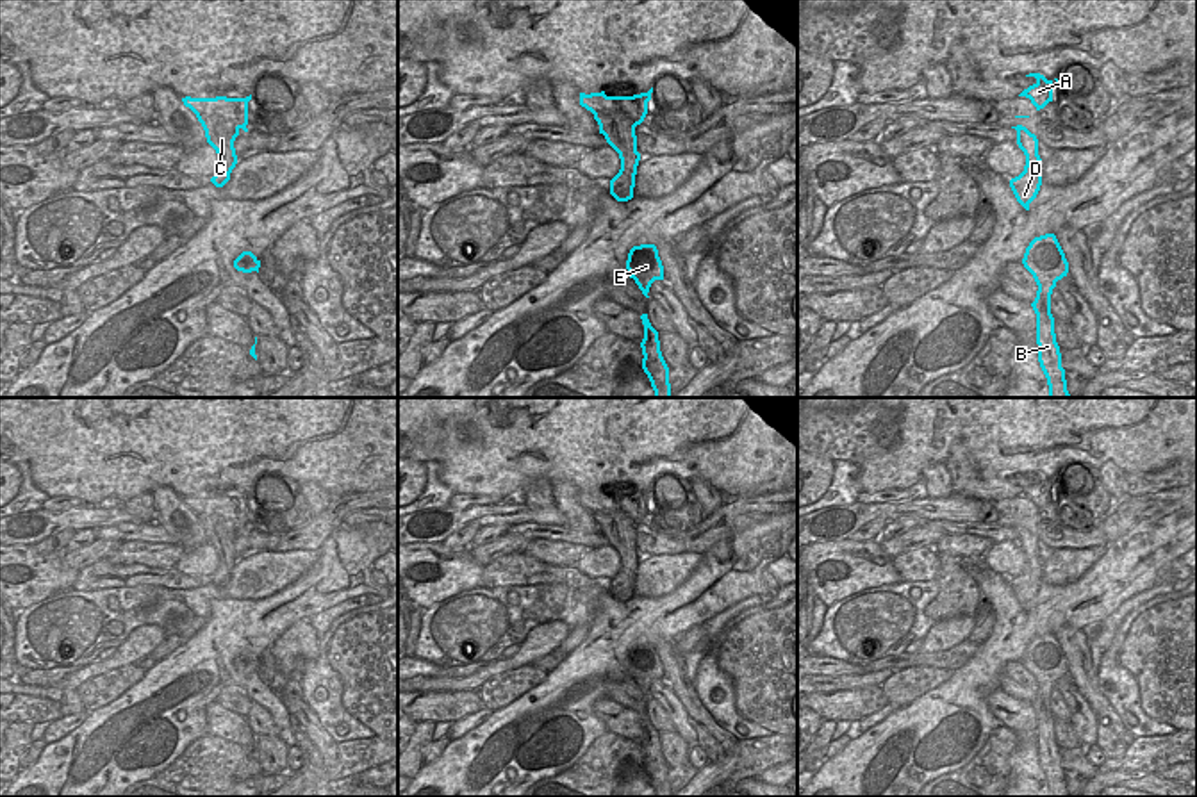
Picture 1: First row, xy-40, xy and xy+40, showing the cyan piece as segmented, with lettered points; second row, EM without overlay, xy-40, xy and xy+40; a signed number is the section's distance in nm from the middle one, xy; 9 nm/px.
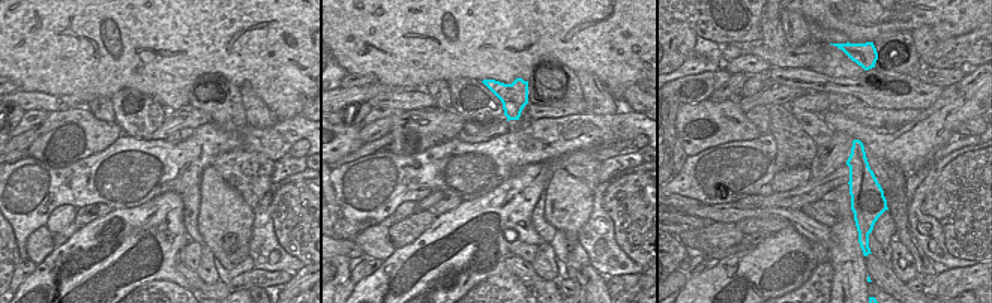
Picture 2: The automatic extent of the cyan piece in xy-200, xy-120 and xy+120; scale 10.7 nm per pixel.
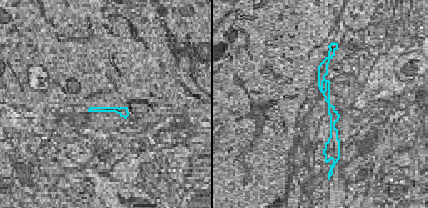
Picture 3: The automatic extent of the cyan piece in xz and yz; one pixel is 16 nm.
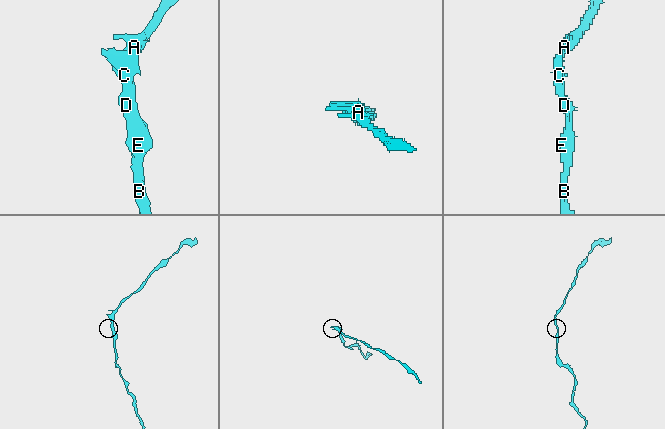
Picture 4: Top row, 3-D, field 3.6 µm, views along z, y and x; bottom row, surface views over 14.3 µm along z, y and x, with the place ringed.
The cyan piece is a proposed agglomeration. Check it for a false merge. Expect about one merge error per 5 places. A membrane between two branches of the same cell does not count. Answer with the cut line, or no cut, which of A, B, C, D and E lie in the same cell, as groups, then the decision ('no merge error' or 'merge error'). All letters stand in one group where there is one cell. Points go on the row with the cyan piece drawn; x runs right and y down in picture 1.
xy (634, 95), (646, 107) | A / B C D E | merge error

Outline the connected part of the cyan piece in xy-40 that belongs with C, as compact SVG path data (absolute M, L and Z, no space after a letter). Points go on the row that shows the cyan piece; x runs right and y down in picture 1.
M182 98L205 130L207 143L216 150L219 166L211 182L216 187L223 187L230 180L230 173L237 164L234 141L243 128L248 132L248 107L237 103L235 98Z

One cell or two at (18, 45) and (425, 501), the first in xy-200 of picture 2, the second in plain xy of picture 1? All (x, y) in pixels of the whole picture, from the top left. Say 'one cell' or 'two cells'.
two cells

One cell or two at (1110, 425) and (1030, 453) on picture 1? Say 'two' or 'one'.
one

